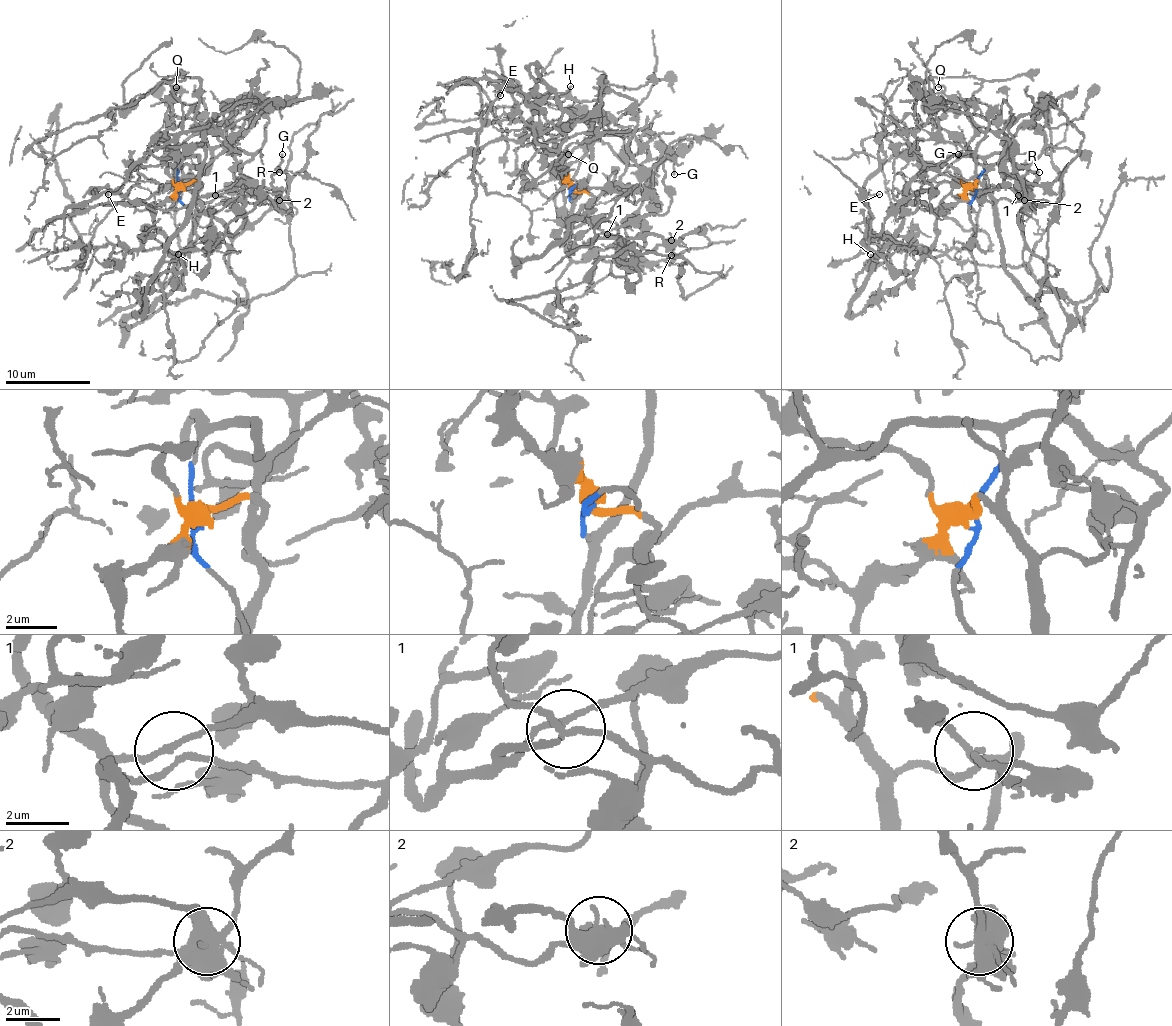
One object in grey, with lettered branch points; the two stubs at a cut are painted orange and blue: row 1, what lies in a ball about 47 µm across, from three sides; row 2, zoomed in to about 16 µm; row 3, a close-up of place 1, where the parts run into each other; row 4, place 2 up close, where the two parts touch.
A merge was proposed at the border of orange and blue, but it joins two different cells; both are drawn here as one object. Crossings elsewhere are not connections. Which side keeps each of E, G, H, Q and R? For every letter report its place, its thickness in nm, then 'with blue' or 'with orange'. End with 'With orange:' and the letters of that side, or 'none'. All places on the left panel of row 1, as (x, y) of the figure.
E: at (108, 194); 100 nm thick; with orange
G: at (282, 154); 100 nm thick; with blue
H: at (178, 254); 110 nm thick; with blue
Q: at (176, 87); 180 nm thick; with orange
R: at (279, 172); 180 nm thick; with blue
With orange: E, Q

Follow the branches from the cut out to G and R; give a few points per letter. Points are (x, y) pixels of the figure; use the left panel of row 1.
G: (179, 186), (179, 154), (174, 167), (179, 178), (200, 197), (232, 186), (278, 190), (272, 175), (283, 154)
R: (179, 186), (179, 154), (174, 167), (179, 178), (202, 212), (240, 235), (289, 188), (289, 178), (278, 171)

